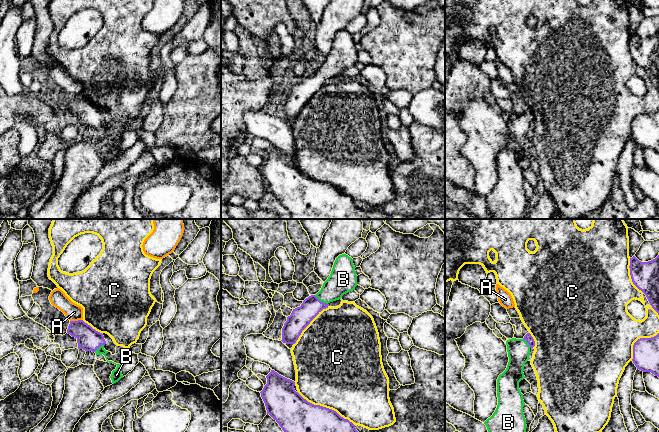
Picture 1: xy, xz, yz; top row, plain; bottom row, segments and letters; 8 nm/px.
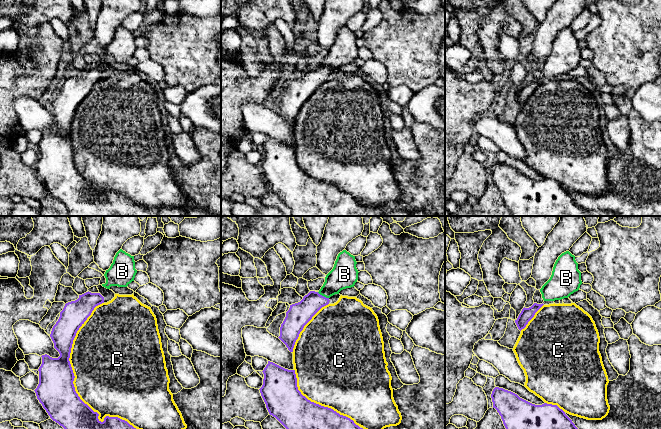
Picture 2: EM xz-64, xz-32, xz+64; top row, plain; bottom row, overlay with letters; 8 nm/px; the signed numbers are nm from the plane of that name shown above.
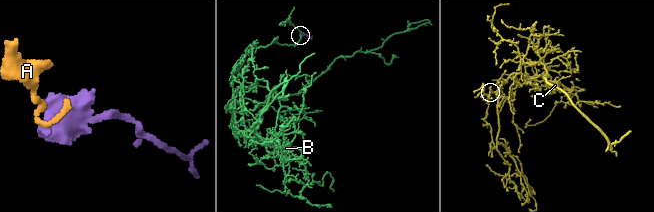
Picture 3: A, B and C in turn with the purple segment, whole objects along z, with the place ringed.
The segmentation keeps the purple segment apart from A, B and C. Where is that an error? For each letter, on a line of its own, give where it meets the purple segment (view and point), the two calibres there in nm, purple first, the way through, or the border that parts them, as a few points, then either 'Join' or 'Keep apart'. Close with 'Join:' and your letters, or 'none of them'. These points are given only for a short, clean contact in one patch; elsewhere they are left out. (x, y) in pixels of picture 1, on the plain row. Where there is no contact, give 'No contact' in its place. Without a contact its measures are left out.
A: Touches purple at xy (75, 97). Thickness 190 nm (purple) against 140 nm. Boundary: xy (81, 95), (70, 97). Keep apart
B: Touches purple at xz (320, 77). Thickness 170 nm (purple) against 220 nm. Path across: xz (300, 94), (315, 79), (320, 77), (342, 55). Join
C: Touches purple at xz (325, 183). Thickness 480 nm (purple) against 500 nm. Keep apart
Join: B

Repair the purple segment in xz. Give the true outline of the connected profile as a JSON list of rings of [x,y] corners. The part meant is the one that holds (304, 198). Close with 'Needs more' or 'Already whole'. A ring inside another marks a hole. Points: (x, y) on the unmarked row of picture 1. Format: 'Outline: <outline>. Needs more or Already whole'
Outline: [[[274,146],[260,168],[269,190],[286,208],[291,219],[388,219],[381,211],[359,209],[336,187],[314,181],[295,167],[295,158]]]. Already whole

